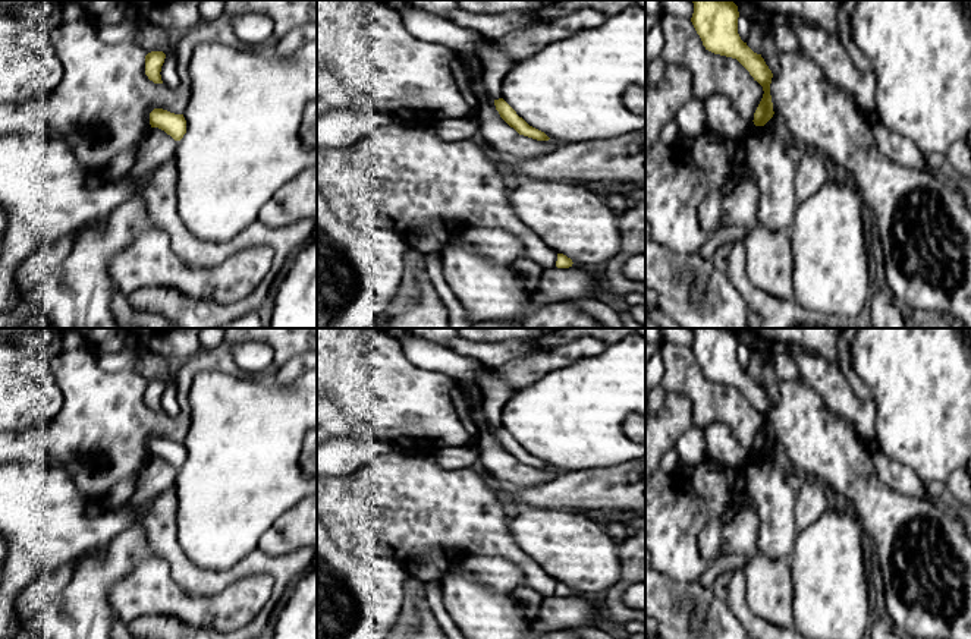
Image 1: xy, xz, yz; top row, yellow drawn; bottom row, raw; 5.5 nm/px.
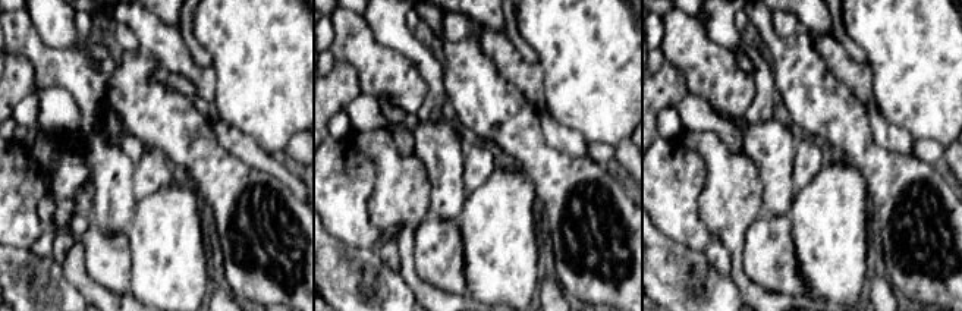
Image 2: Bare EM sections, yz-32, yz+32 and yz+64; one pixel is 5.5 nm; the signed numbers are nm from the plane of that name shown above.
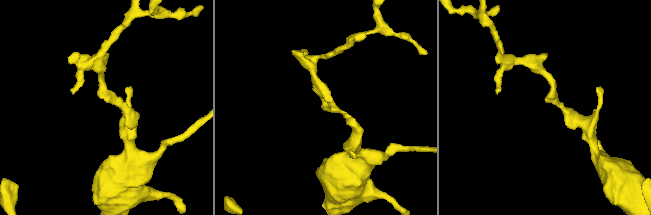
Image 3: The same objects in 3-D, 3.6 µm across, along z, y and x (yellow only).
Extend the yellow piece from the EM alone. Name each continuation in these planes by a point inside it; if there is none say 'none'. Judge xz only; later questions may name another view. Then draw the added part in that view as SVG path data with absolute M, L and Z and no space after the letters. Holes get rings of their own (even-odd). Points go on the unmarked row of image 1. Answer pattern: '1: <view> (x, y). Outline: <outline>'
none

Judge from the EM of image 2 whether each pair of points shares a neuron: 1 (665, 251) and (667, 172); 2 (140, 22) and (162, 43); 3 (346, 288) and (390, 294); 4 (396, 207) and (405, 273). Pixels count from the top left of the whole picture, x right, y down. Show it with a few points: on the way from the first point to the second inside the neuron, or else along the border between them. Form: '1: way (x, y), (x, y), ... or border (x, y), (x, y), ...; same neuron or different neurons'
1: border (657, 229), (673, 241), (697, 250); different neurons
2: way (145, 27), (156, 37); same neuron
3: way (357, 288), (374, 289), (380, 294); same neuron
4: way (406, 223), (406, 257); same neuron

